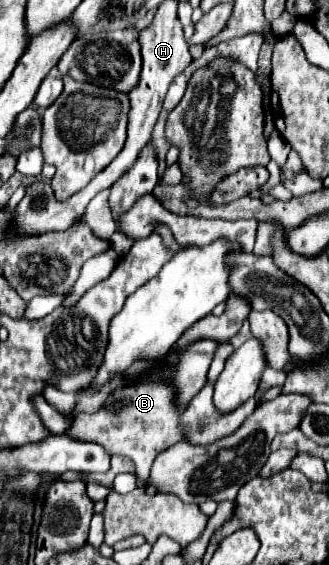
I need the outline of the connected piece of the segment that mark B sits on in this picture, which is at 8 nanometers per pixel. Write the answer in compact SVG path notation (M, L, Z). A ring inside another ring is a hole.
M159 379L139 381L113 391L99 413L75 415L69 435L77 437L79 441L93 441L105 447L109 455L129 457L135 463L135 473L139 475L139 479L147 479L153 459L161 451L183 439L183 433L179 429L179 415L183 413L183 409L177 409L173 401L175 391L167 383Z

